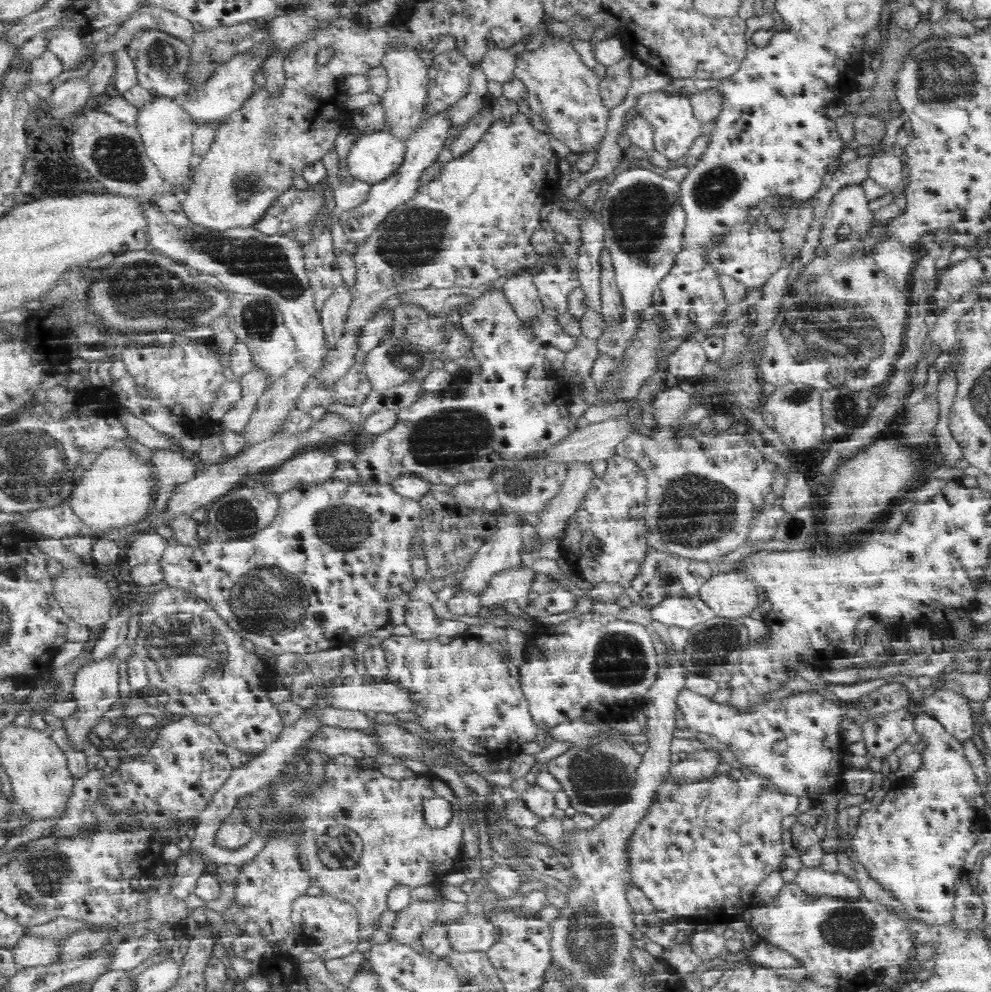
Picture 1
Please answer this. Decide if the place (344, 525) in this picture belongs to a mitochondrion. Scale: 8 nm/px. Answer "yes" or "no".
yes

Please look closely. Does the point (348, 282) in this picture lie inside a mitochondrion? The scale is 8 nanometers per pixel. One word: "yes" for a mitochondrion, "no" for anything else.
no

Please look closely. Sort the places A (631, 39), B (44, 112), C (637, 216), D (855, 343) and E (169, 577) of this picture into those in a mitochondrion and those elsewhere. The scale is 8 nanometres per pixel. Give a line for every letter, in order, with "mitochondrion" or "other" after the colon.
A: other
B: other
C: mitochondrion
D: mitochondrion
E: other

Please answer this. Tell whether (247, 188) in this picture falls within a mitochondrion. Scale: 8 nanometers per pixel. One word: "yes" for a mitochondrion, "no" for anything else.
yes

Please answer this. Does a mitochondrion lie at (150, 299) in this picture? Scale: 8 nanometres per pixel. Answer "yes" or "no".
yes

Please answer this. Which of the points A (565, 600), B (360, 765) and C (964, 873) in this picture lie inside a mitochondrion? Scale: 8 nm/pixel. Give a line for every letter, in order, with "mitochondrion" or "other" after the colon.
A: other
B: other
C: other

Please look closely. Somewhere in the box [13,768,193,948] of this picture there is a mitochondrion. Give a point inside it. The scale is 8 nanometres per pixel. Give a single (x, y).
(48, 870)

